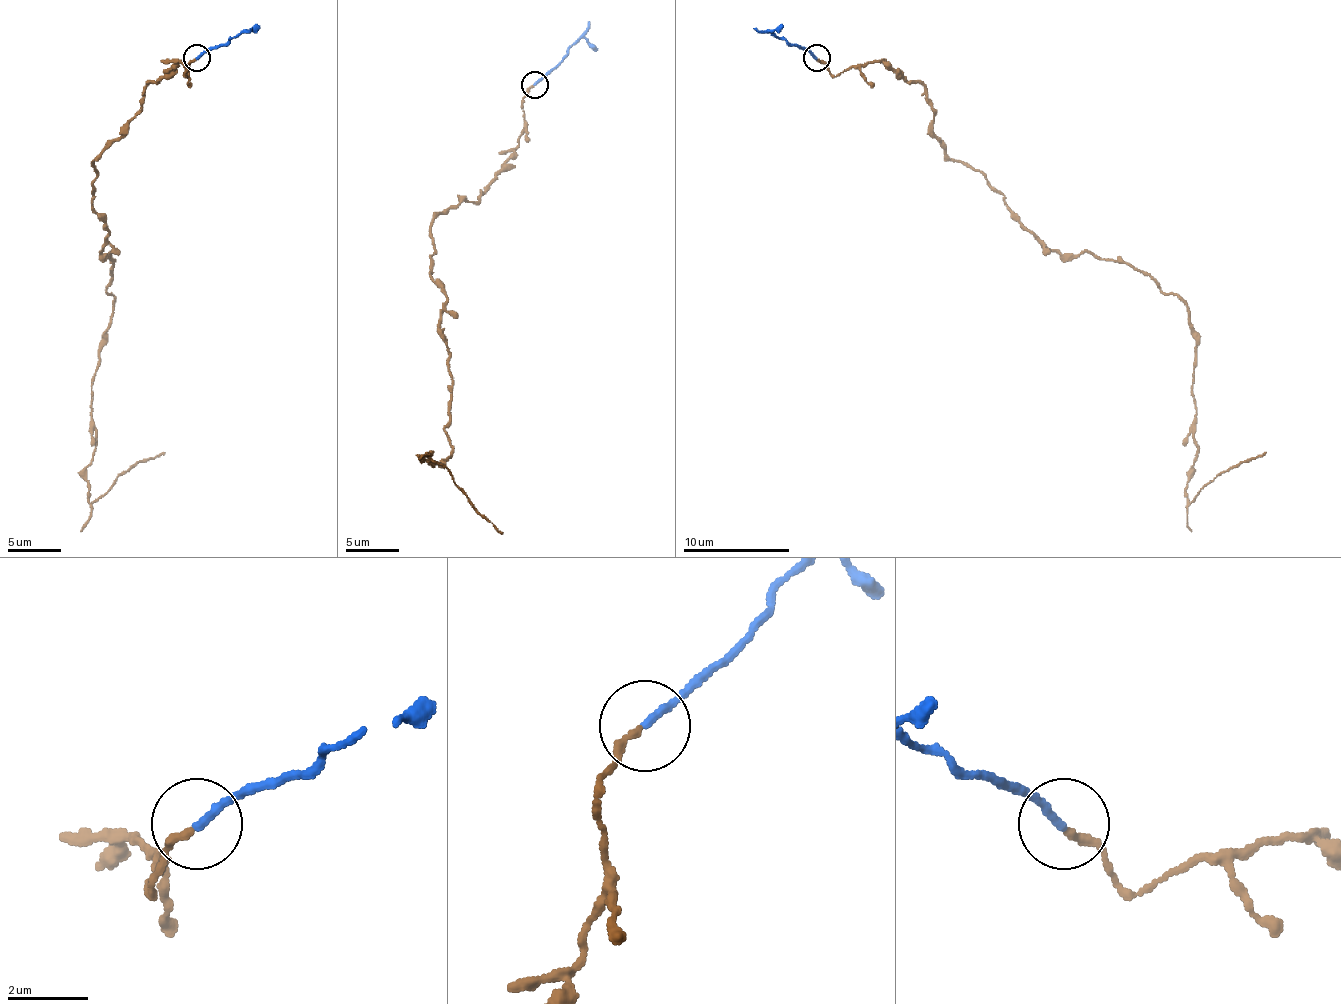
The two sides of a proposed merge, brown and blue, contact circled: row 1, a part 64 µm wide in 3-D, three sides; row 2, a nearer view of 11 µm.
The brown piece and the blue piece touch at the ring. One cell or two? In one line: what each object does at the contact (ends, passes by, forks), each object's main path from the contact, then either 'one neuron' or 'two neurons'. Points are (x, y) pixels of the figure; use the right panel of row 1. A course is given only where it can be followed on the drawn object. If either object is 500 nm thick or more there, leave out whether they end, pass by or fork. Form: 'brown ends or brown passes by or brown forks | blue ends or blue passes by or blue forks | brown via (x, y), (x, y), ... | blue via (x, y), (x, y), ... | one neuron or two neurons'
brown ends | blue ends | brown via (817, 60), (918, 81), (945, 153), (1049, 249), (1124, 260), (1188, 308), (1188, 500), (1265, 452) | blue via (817, 57), (769, 30), (782, 25) | two neurons

